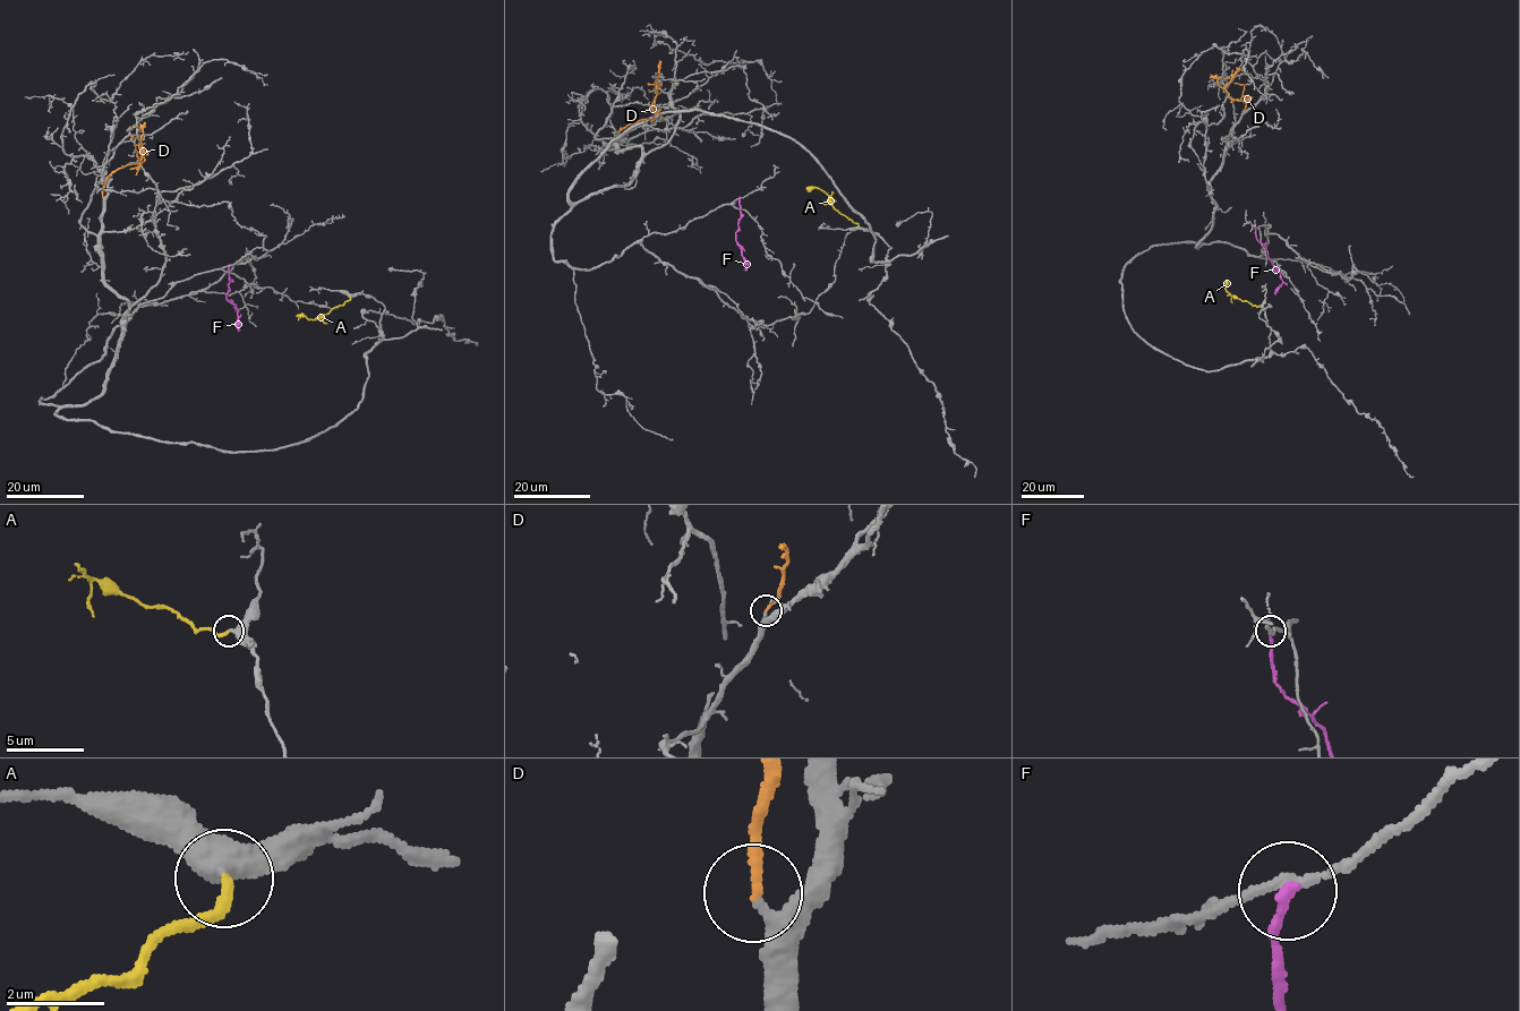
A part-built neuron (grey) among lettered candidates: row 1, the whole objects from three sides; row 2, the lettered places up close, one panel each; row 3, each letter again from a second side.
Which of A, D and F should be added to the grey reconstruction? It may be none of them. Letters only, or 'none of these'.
A, D

